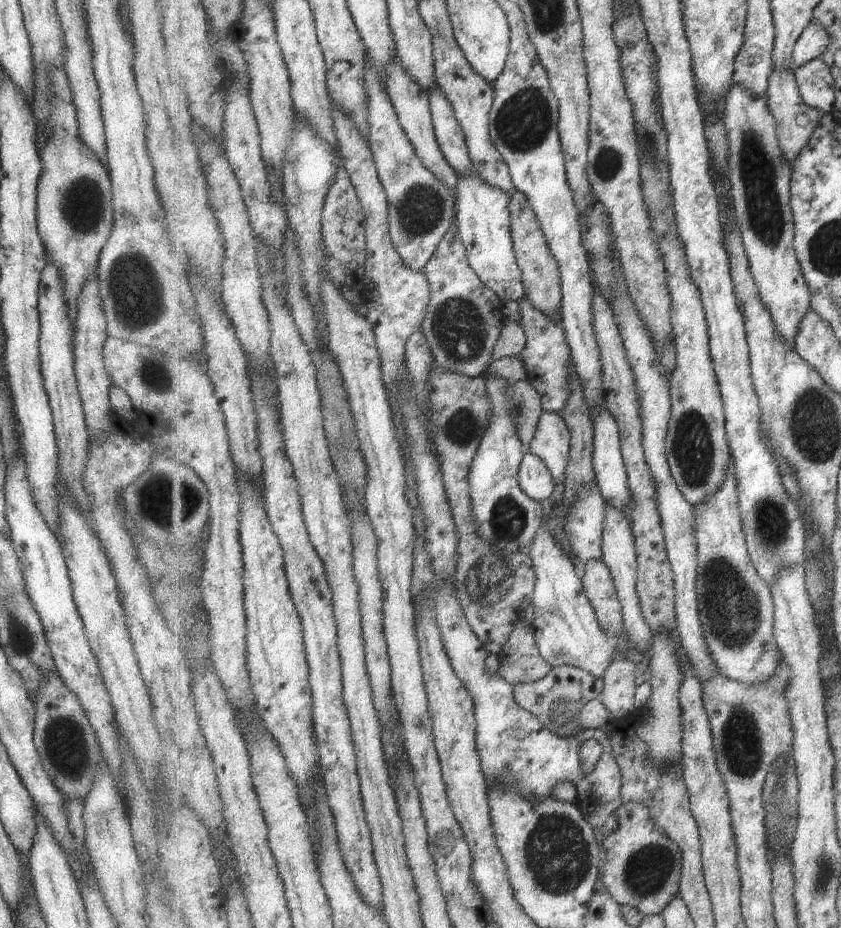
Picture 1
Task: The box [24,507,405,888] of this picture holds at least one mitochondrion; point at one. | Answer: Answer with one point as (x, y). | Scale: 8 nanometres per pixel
(64, 744)

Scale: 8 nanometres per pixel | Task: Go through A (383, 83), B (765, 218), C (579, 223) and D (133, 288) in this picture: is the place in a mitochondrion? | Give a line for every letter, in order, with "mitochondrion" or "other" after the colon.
A: other
B: mitochondrion
C: other
D: mitochondrion

